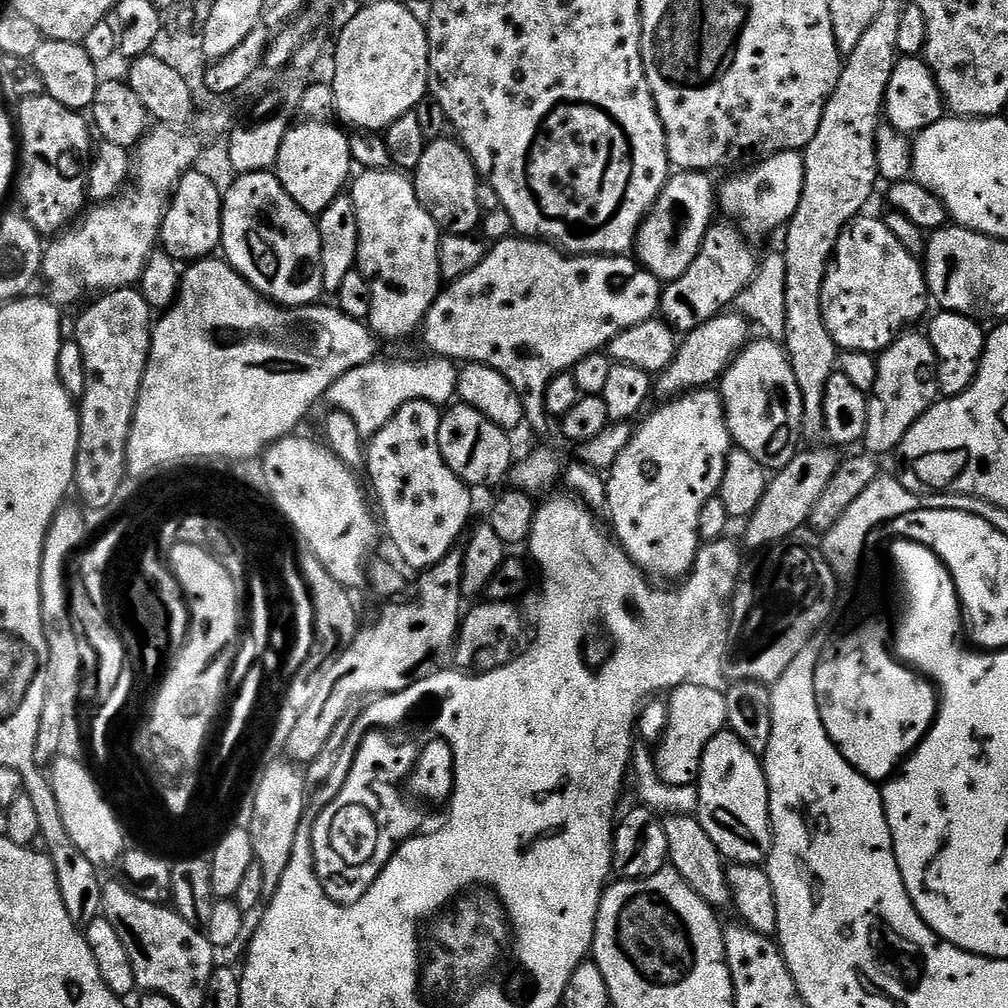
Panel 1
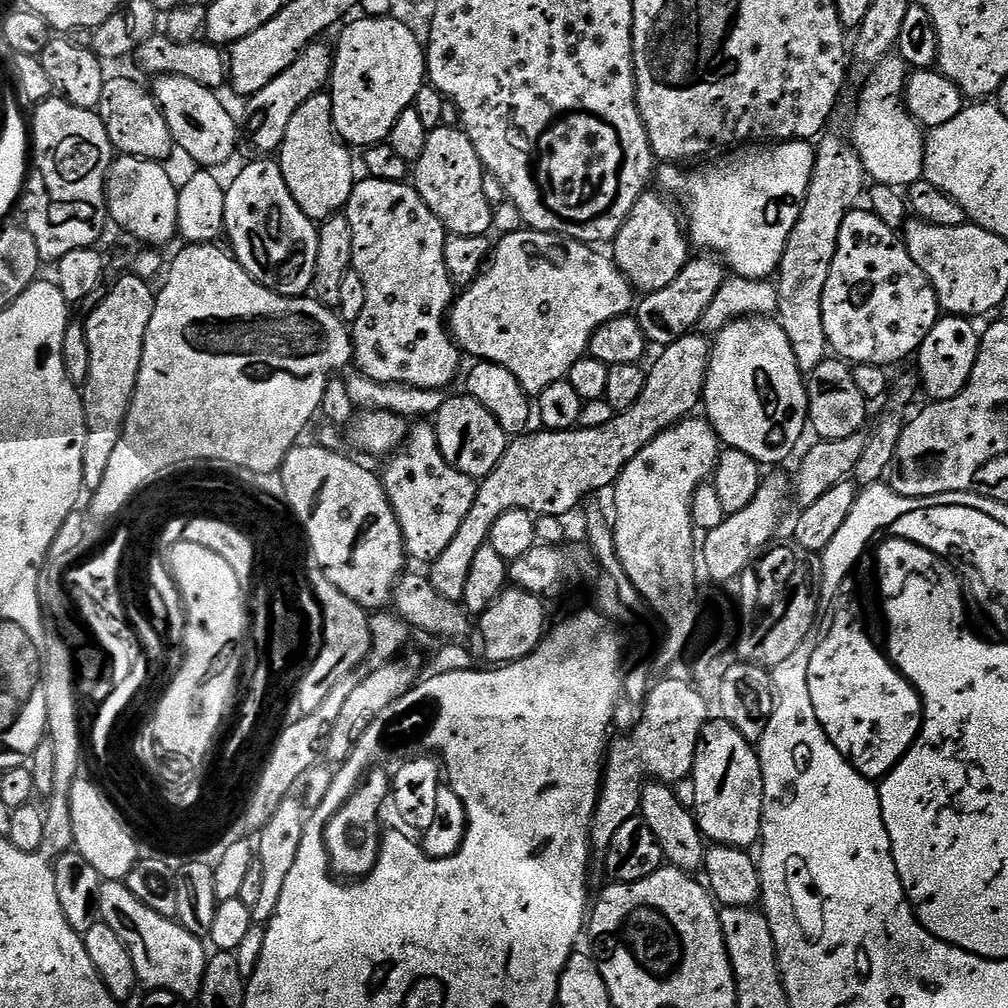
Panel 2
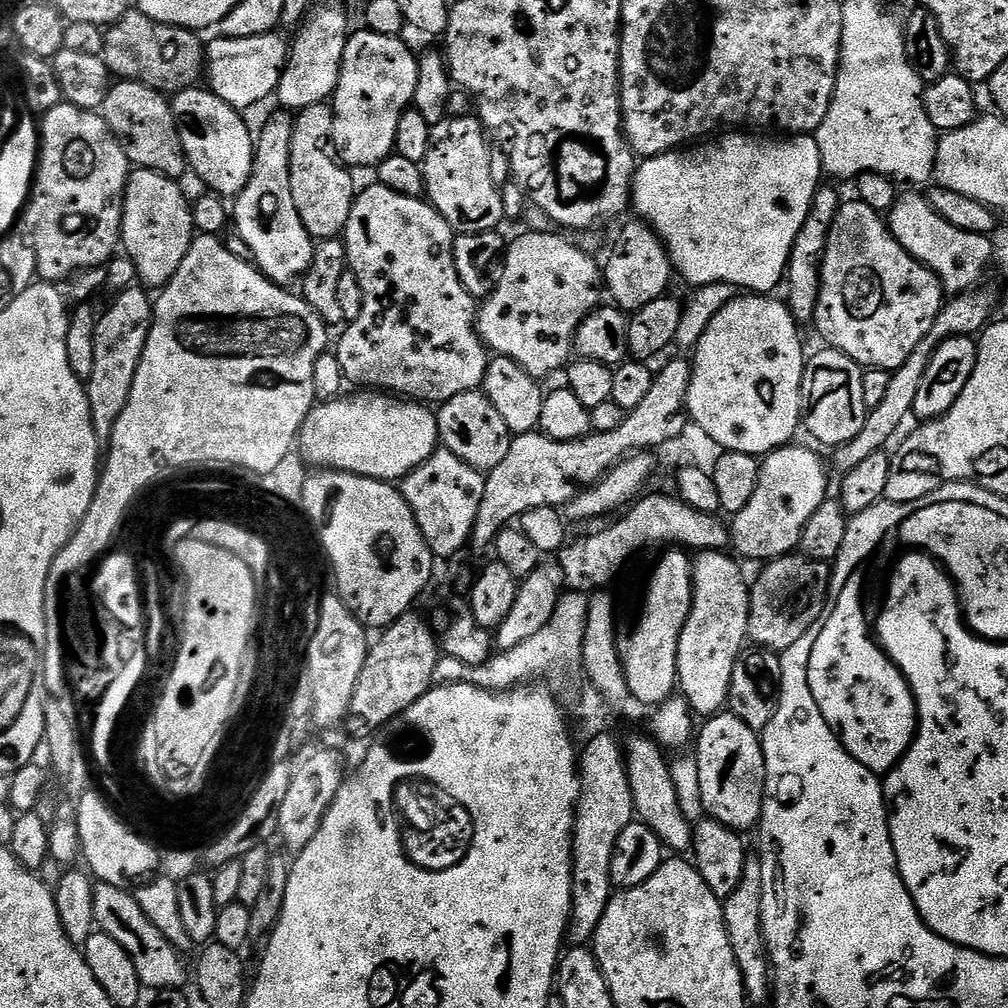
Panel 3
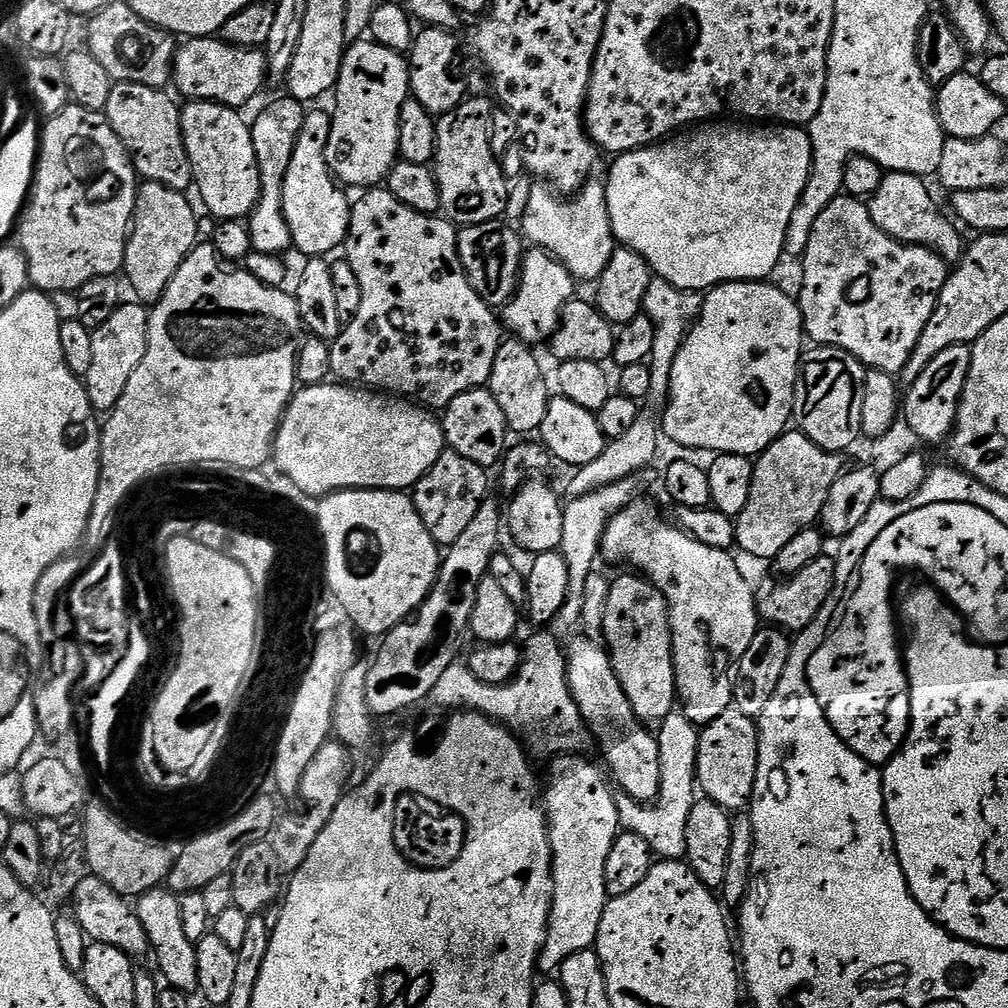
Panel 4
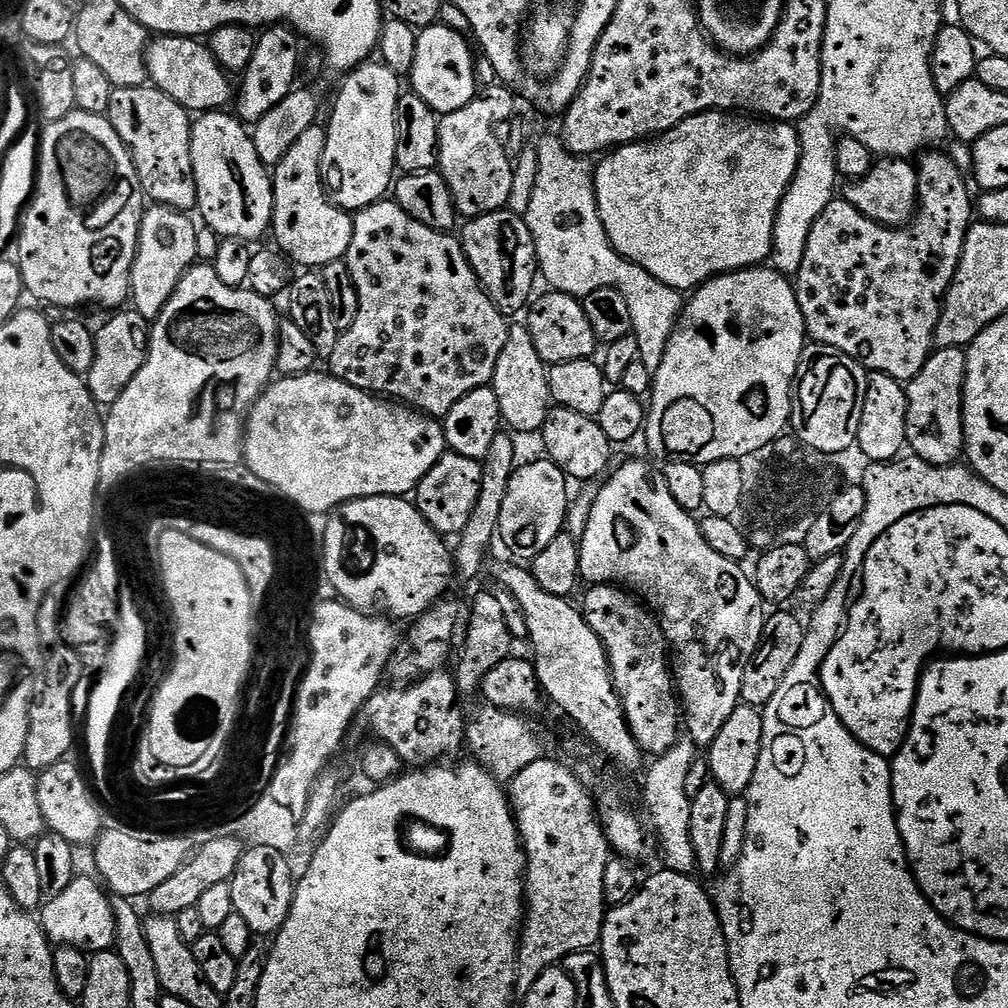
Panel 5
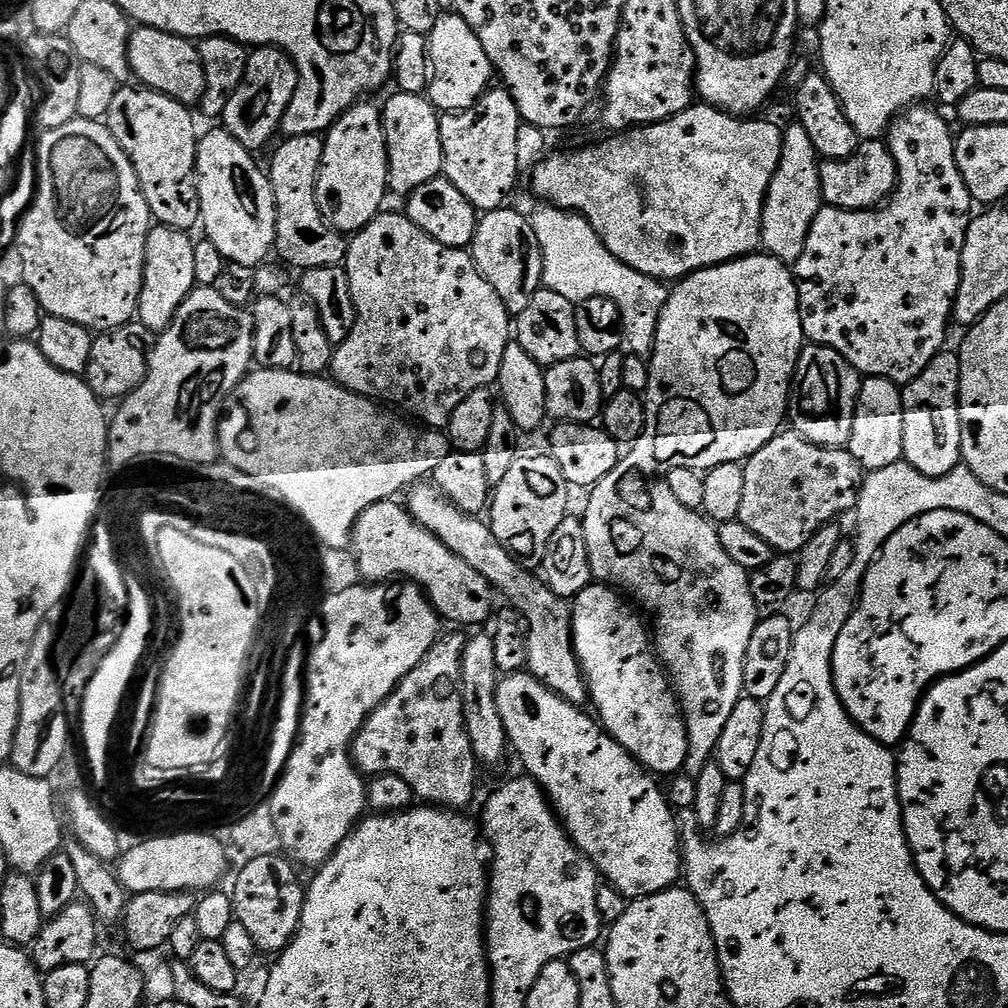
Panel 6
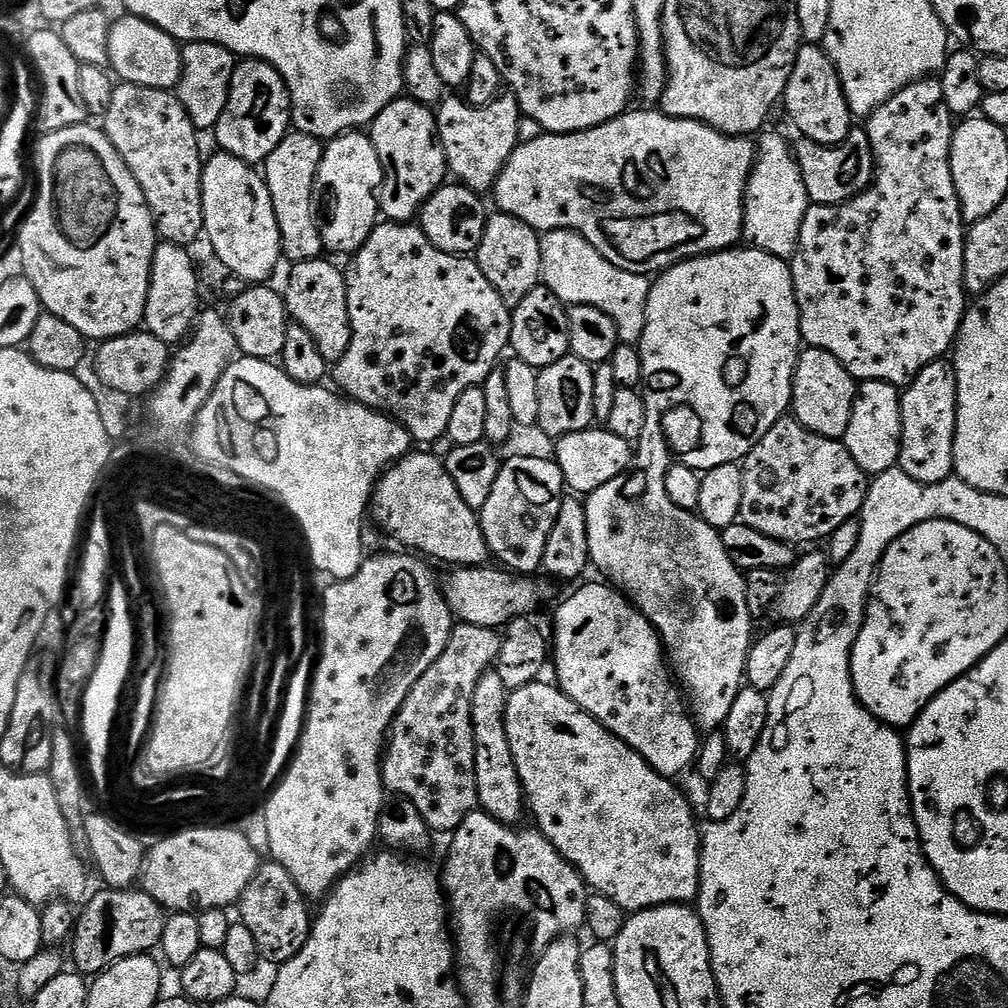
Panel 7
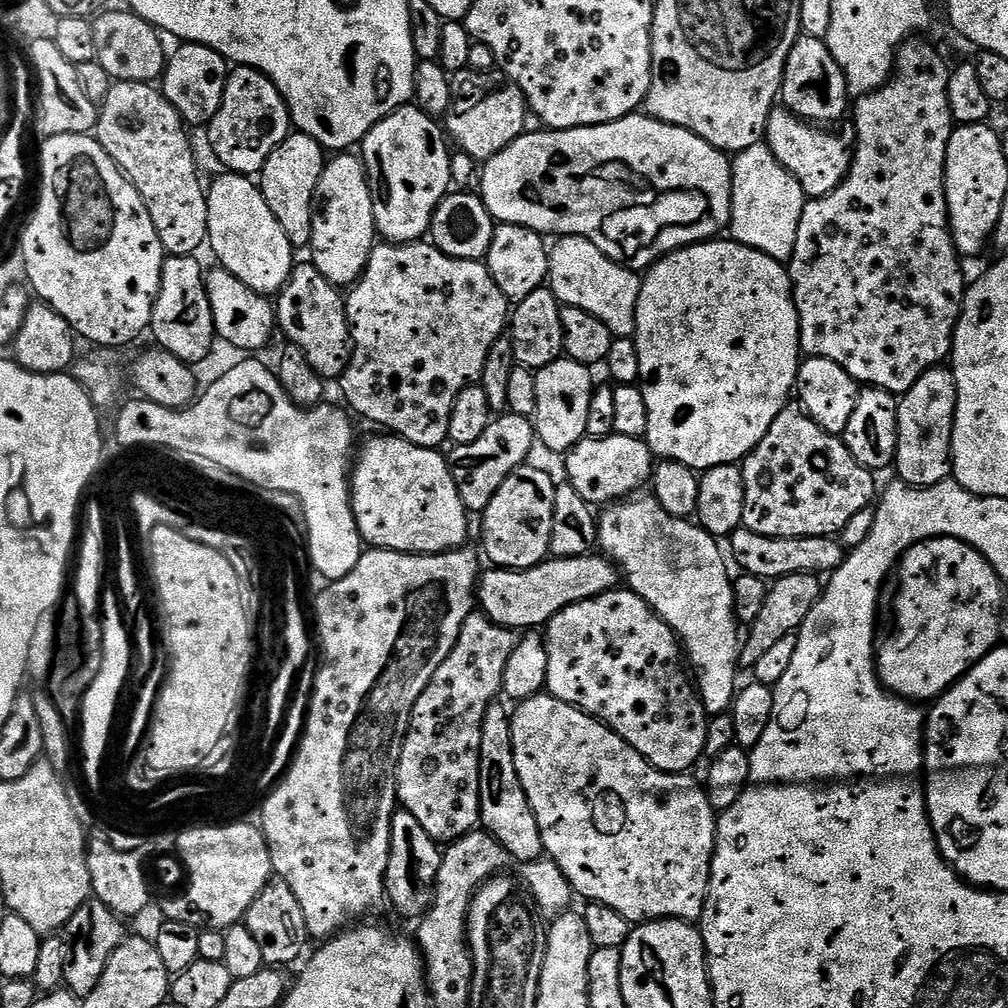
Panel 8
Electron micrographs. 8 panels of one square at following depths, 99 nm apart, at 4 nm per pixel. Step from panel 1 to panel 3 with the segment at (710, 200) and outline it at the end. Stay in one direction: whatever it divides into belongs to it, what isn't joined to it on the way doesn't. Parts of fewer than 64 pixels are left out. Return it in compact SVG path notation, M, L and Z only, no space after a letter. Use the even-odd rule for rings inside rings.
M643 223L628 224L616 236L608 261L602 264L602 284L613 305L625 314L650 306L660 296L669 291L668 283L674 280L672 261L659 239Z

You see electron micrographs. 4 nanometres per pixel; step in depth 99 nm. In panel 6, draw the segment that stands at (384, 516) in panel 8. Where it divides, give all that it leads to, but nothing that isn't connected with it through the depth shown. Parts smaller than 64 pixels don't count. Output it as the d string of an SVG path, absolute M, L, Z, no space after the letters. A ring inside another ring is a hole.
M420 482L407 493L406 507L410 515L419 522L426 530L430 530L439 540L454 554L458 554L486 582L491 584L497 593L505 596L507 603L515 608L526 625L528 638L529 656L527 662L527 671L535 676L540 683L545 684L552 692L557 692L563 700L569 700L572 704L580 706L589 699L588 686L584 682L584 673L580 671L580 658L576 654L576 645L572 642L572 610L567 599L560 599L551 592L544 584L543 579L535 571L524 567L520 561L513 558L507 550L494 538L491 527L484 524L475 515L458 510L440 493L439 488L431 482Z

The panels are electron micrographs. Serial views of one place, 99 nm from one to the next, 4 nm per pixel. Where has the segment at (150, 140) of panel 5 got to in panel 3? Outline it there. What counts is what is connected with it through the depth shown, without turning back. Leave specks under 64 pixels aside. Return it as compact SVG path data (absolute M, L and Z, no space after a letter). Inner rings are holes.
M132 80L113 83L106 94L102 115L106 126L122 146L129 165L173 178L182 175L186 169L184 147L178 138L172 105L165 93L156 92L145 84L135 84Z

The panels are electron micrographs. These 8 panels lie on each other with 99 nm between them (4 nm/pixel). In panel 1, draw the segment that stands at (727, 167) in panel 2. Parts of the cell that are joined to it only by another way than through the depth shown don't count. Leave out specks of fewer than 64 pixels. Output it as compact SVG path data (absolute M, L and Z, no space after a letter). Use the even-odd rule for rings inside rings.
M779 152L753 163L749 168L752 168L749 172L719 185L719 211L738 222L745 237L779 233L798 210L798 202L802 198L804 157L800 152Z

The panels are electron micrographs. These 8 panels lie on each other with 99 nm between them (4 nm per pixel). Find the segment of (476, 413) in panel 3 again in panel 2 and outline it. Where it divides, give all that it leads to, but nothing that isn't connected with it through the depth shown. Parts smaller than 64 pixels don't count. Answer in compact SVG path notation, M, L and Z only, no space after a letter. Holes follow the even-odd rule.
M467 394L449 395L444 399L435 414L434 427L438 446L442 450L442 458L446 458L446 462L454 466L454 470L466 474L477 482L489 476L494 466L502 462L502 454L508 449L510 443L509 436L504 433L502 426L498 426L494 414L490 414L490 410L482 406L482 402Z

